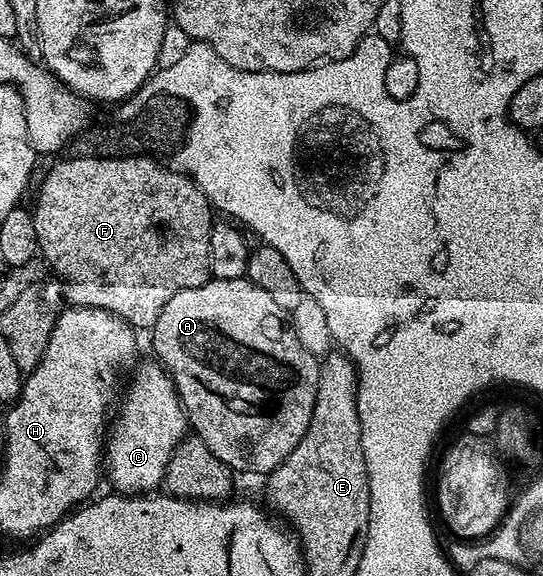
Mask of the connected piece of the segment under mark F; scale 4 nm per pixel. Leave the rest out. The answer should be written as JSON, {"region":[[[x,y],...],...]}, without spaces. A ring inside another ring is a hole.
{"region":[[[82,156],[84,158],[68,158],[60,162],[44,178],[40,191],[36,194],[36,207],[31,207],[32,224],[36,233],[36,249],[39,257],[48,261],[48,266],[60,277],[64,285],[64,298],[72,308],[87,308],[104,310],[116,318],[128,323],[133,328],[151,328],[162,316],[162,308],[170,301],[170,296],[178,296],[186,288],[198,288],[210,277],[210,232],[214,225],[214,207],[207,196],[200,191],[193,179],[179,169],[167,170],[159,166],[152,156],[142,158],[100,158],[97,156]]]}

